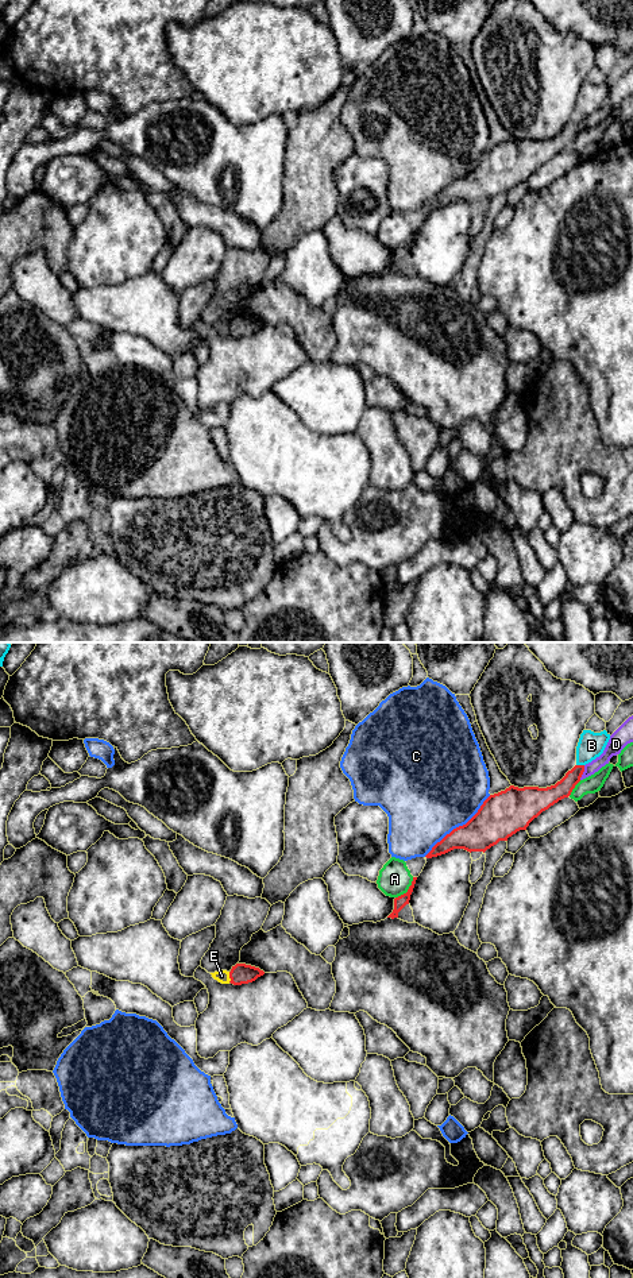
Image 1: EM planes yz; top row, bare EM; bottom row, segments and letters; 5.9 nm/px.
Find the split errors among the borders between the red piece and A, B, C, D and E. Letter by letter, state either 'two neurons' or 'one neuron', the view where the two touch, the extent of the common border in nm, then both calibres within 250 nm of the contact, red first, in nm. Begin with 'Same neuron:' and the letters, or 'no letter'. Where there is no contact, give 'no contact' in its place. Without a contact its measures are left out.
Same neuron: no letter
A: two neurons; meets red in yz; contact 170 nm long; 70 nm thick on the red side, 200 nm on the other
B: two neurons; meets red in yz; contact 50 nm long; 110 nm thick on the red side, 160 nm on the other
C: two neurons; meets red in yz; contact 550 nm long; 260 nm thick on the red side, 500 nm on the other
D: two neurons; meets red in yz; contact 90 nm long; 110 nm thick on the red side, 100 nm on the other
E: two neurons; meets red in yz; contact 60 nm long; 120 nm thick on the red side, 80 nm on the other

